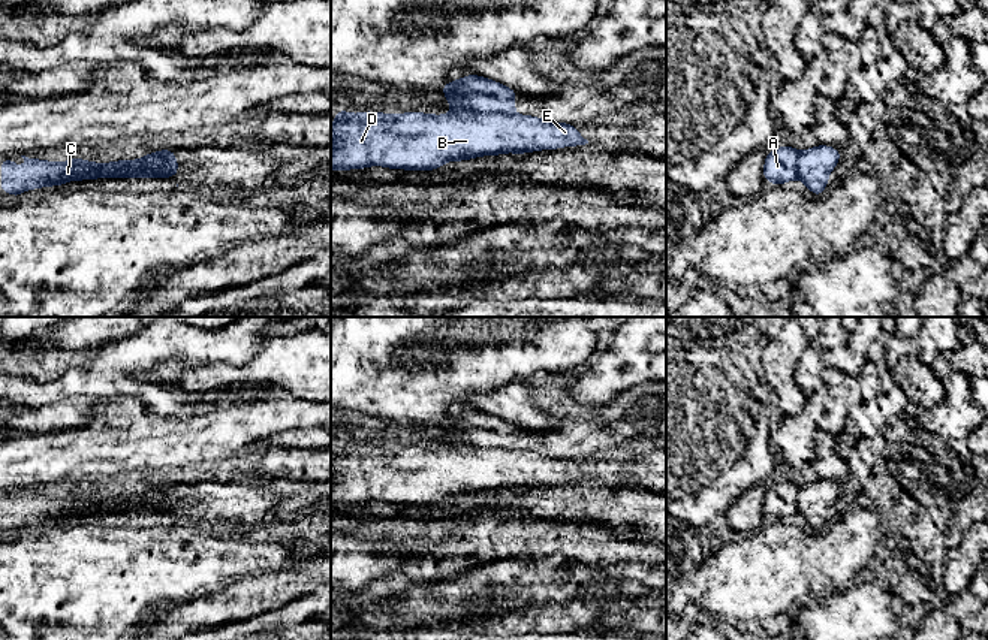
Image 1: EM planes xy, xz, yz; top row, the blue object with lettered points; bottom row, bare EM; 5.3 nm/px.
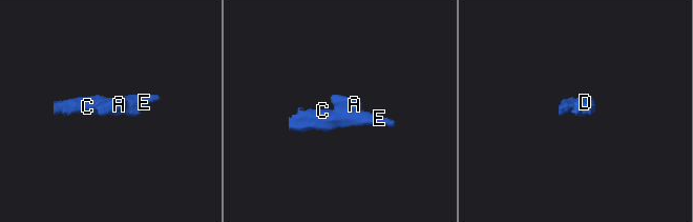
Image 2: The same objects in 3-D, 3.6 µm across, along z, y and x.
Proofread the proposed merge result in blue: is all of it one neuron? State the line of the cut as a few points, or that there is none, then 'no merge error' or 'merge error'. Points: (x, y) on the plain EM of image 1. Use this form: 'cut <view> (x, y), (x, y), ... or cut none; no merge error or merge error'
cut xy (130, 501), (138, 495), (151, 498), (157, 494), (168, 501); merge error

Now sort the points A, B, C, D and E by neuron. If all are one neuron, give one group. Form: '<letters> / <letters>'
A / B C D E

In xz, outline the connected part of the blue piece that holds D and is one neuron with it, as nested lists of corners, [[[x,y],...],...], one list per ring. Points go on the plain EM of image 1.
[[[340,444],[335,446],[335,458],[331,461],[331,505],[367,504],[376,499],[424,507],[434,505],[452,495],[464,496],[504,487],[525,489],[585,479],[588,476],[572,459],[543,456],[534,450],[464,446],[445,450],[422,447],[388,450],[364,446],[353,450]]]

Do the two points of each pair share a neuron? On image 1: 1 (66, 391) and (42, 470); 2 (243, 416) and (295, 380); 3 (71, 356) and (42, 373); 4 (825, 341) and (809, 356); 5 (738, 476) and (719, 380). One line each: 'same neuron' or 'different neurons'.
1: different neurons
2: different neurons
3: same neuron
4: same neuron
5: same neuron

